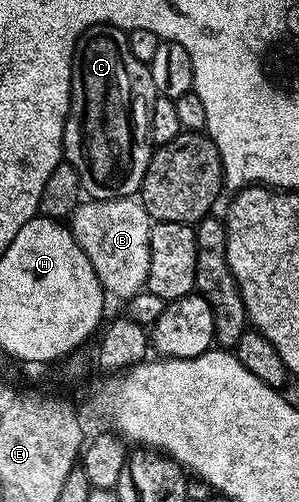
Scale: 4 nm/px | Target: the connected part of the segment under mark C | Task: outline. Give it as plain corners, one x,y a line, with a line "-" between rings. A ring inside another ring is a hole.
93,25
76,43
68,84
70,114
66,116
62,151
79,173
81,188
96,201
134,197
142,188
152,154
150,107
156,94
149,64
132,55
127,30

